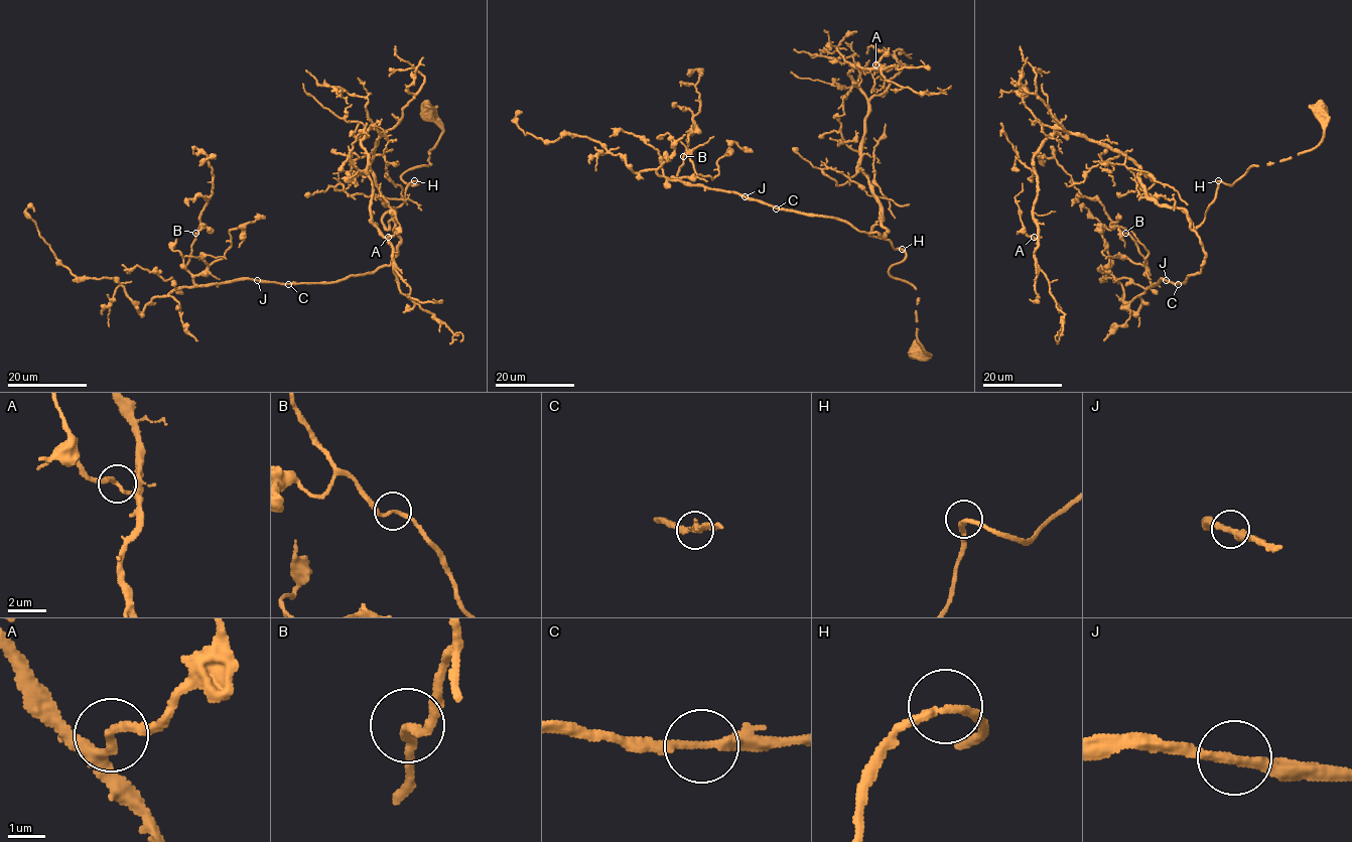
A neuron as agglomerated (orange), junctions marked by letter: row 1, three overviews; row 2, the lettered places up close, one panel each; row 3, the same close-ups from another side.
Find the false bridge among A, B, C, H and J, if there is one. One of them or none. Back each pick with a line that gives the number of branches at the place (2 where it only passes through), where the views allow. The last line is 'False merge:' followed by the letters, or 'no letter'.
False merge: no letter

